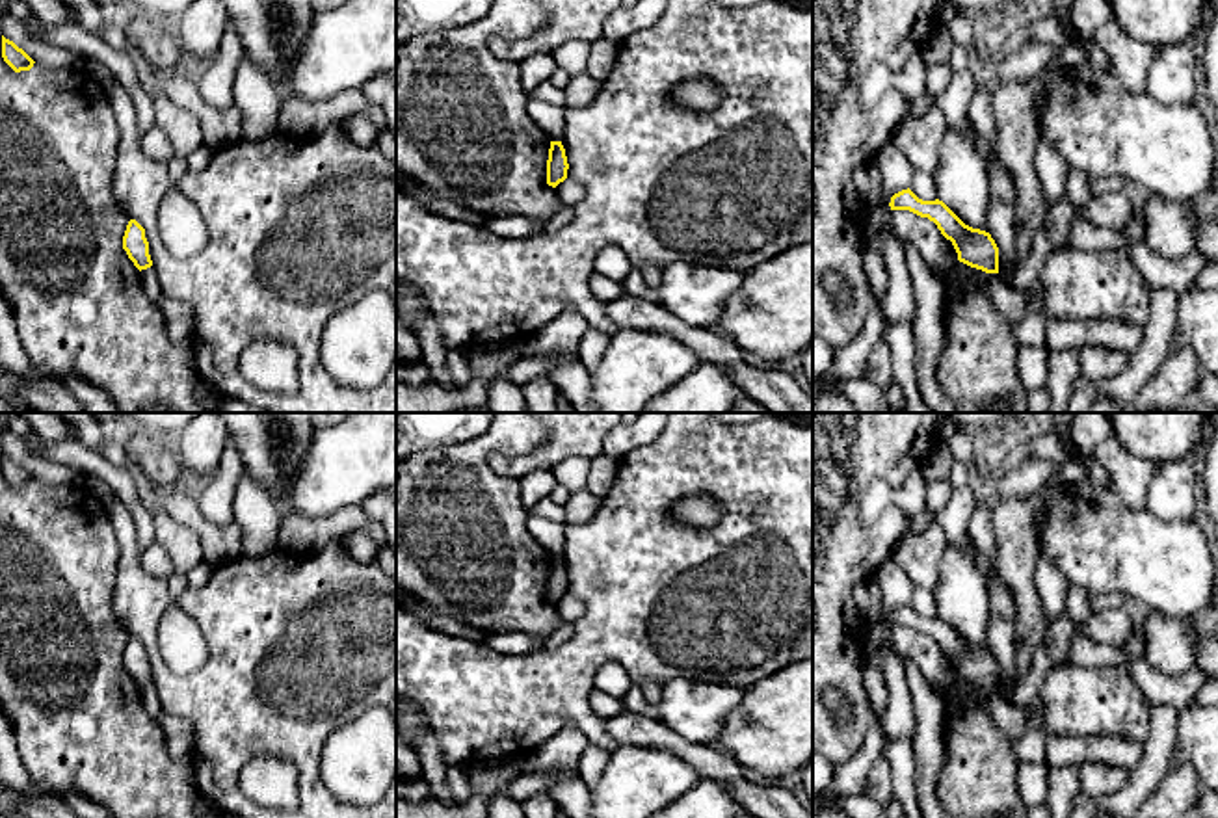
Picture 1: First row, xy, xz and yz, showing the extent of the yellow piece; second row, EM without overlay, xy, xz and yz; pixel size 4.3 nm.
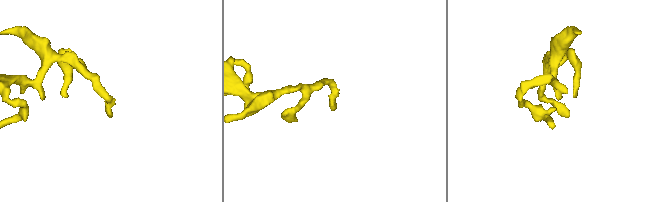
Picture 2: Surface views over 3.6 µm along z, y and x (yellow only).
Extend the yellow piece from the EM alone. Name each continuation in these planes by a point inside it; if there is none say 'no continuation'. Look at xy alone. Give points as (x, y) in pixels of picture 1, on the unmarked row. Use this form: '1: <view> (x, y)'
no continuation

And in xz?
no continuation

